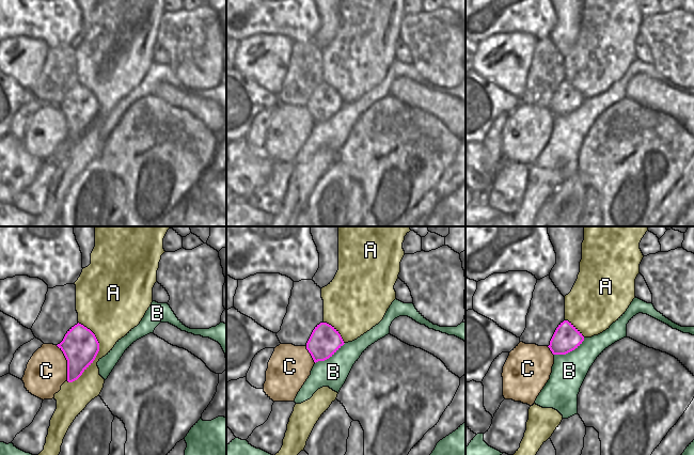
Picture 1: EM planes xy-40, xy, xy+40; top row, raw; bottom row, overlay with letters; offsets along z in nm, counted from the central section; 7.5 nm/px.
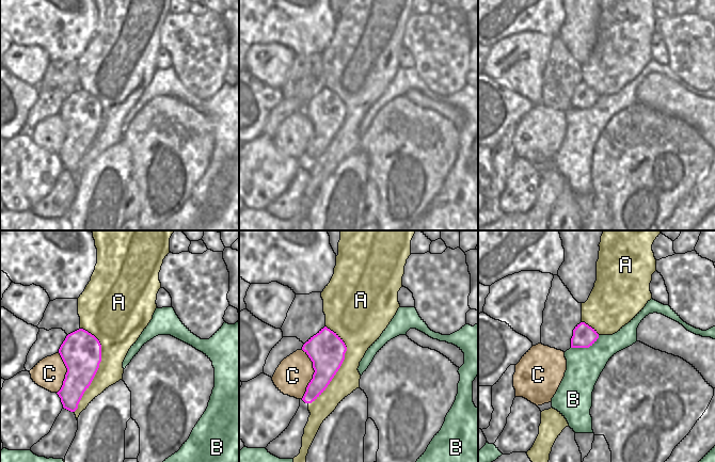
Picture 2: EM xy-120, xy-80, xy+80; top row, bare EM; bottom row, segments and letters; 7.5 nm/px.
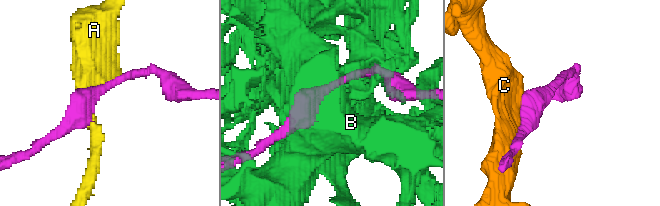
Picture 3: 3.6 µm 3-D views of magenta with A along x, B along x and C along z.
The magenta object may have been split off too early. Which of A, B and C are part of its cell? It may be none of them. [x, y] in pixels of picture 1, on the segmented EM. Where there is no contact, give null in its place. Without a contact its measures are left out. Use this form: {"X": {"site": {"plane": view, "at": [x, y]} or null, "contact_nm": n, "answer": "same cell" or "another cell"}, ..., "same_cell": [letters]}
{"A": {"site": {"plane": "xy-40", "at": [97, 352]}, "contact_nm": 460, "answer": "another cell"}, "B": {"site": {"plane": "xy", "at": [330, 356]}, "contact_nm": 280, "answer": "another cell"}, "C": {"site": {"plane": "xy-40", "at": [67, 362]}, "contact_nm": 280, "answer": "another cell"}, "same_cell": []}

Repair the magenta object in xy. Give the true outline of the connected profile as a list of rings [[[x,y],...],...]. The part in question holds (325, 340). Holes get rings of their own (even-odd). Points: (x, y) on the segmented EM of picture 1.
[[[320,323],[313,330],[306,343],[306,349],[316,363],[332,357],[344,344],[341,334],[334,327]]]

